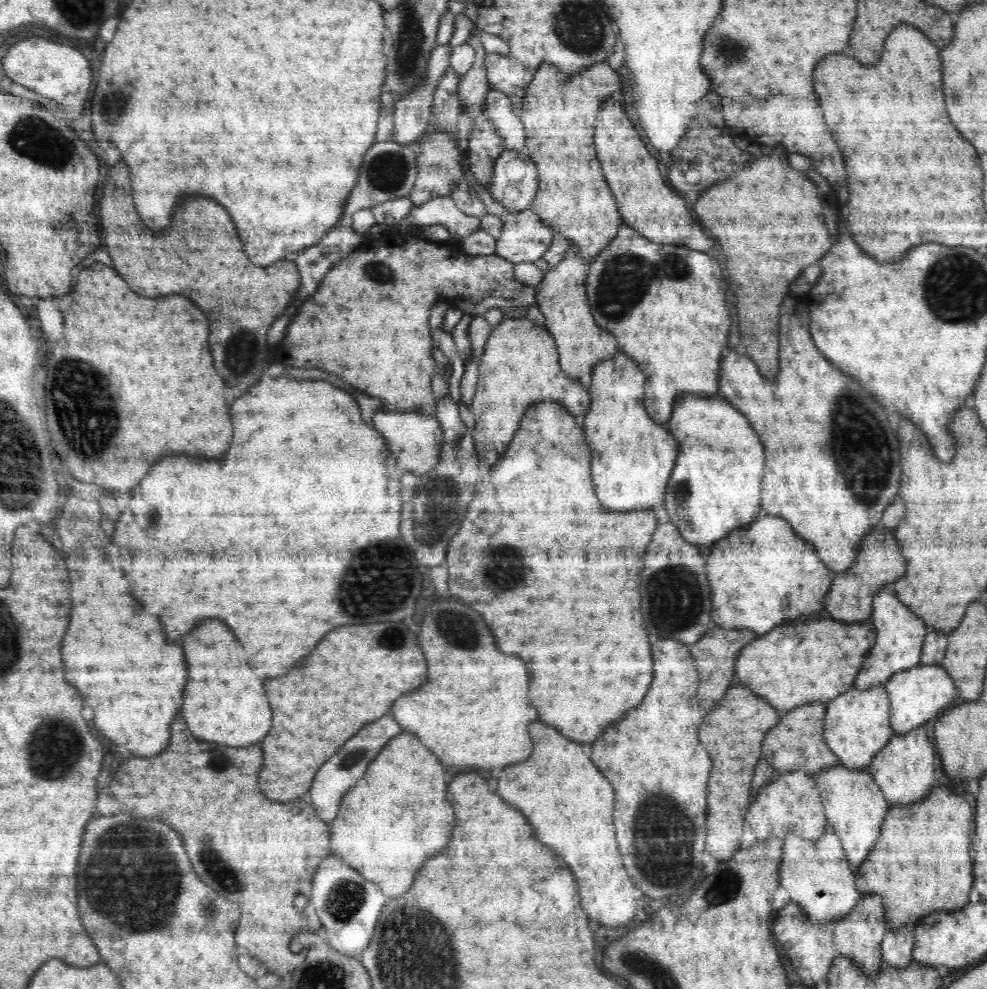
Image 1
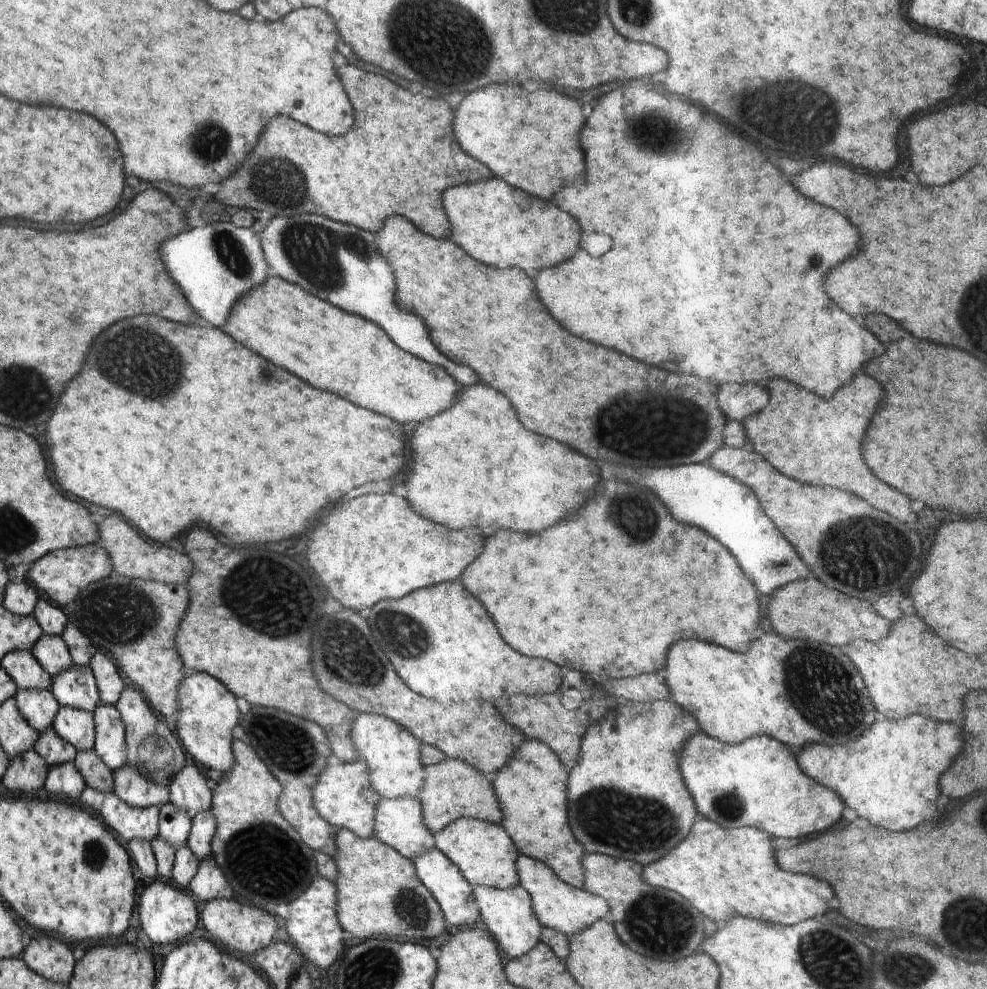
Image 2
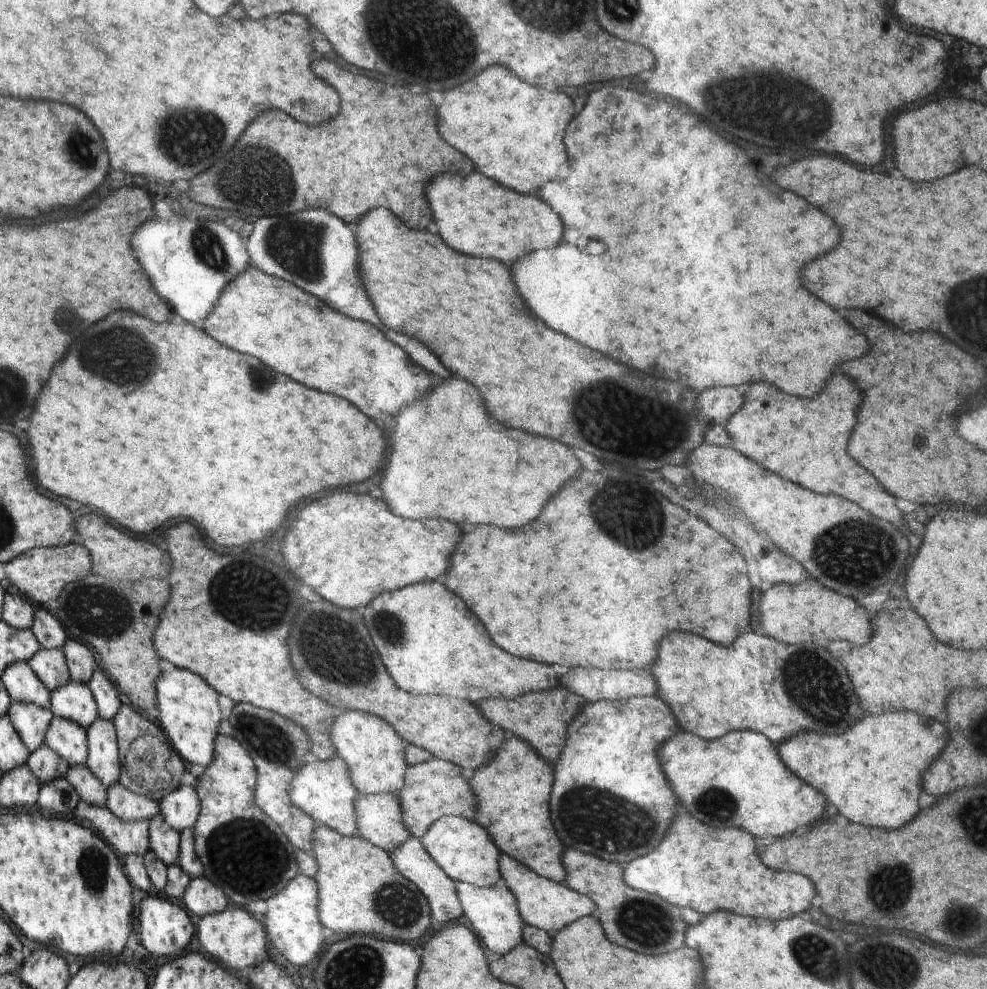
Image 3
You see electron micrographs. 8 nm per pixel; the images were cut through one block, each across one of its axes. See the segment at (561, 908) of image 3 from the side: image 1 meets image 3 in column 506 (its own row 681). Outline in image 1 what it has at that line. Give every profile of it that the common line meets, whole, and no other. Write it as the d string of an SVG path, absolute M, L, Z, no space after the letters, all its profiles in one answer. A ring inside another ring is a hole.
M882 586L872 602L871 623L874 626L876 640L868 658L864 660L854 688L858 690L870 690L888 683L892 676L910 670L921 664L920 656L924 645L924 638L928 634L928 628L922 619L918 617L898 600L892 586Z

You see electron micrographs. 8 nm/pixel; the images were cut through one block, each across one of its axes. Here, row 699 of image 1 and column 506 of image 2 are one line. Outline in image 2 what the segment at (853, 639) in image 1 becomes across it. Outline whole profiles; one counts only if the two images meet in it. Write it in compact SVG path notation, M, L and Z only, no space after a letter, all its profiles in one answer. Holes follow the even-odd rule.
M528 738L514 752L508 764L495 772L492 787L502 810L502 822L506 834L512 838L520 855L540 860L552 872L570 886L584 889L582 844L572 836L566 814L569 770L547 744Z

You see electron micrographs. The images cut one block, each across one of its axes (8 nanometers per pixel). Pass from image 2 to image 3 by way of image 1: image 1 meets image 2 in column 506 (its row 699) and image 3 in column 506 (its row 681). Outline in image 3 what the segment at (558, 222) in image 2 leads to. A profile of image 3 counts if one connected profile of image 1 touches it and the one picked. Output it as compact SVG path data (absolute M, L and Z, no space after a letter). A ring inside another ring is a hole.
M474 172L470 176L434 176L434 180L426 186L426 198L432 208L432 218L436 220L434 226L440 238L450 248L472 256L492 256L502 260L502 264L510 264L510 260L518 260L518 256L524 252L556 246L562 236L560 218L542 200L516 194L484 174Z

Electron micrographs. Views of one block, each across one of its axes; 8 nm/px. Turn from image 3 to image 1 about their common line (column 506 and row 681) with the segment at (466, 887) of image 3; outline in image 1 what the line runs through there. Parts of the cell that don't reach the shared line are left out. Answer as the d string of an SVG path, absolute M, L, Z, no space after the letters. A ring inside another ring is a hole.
M918 664L910 670L902 670L885 684L890 701L890 724L893 734L904 735L939 718L956 702L956 685L941 665Z

